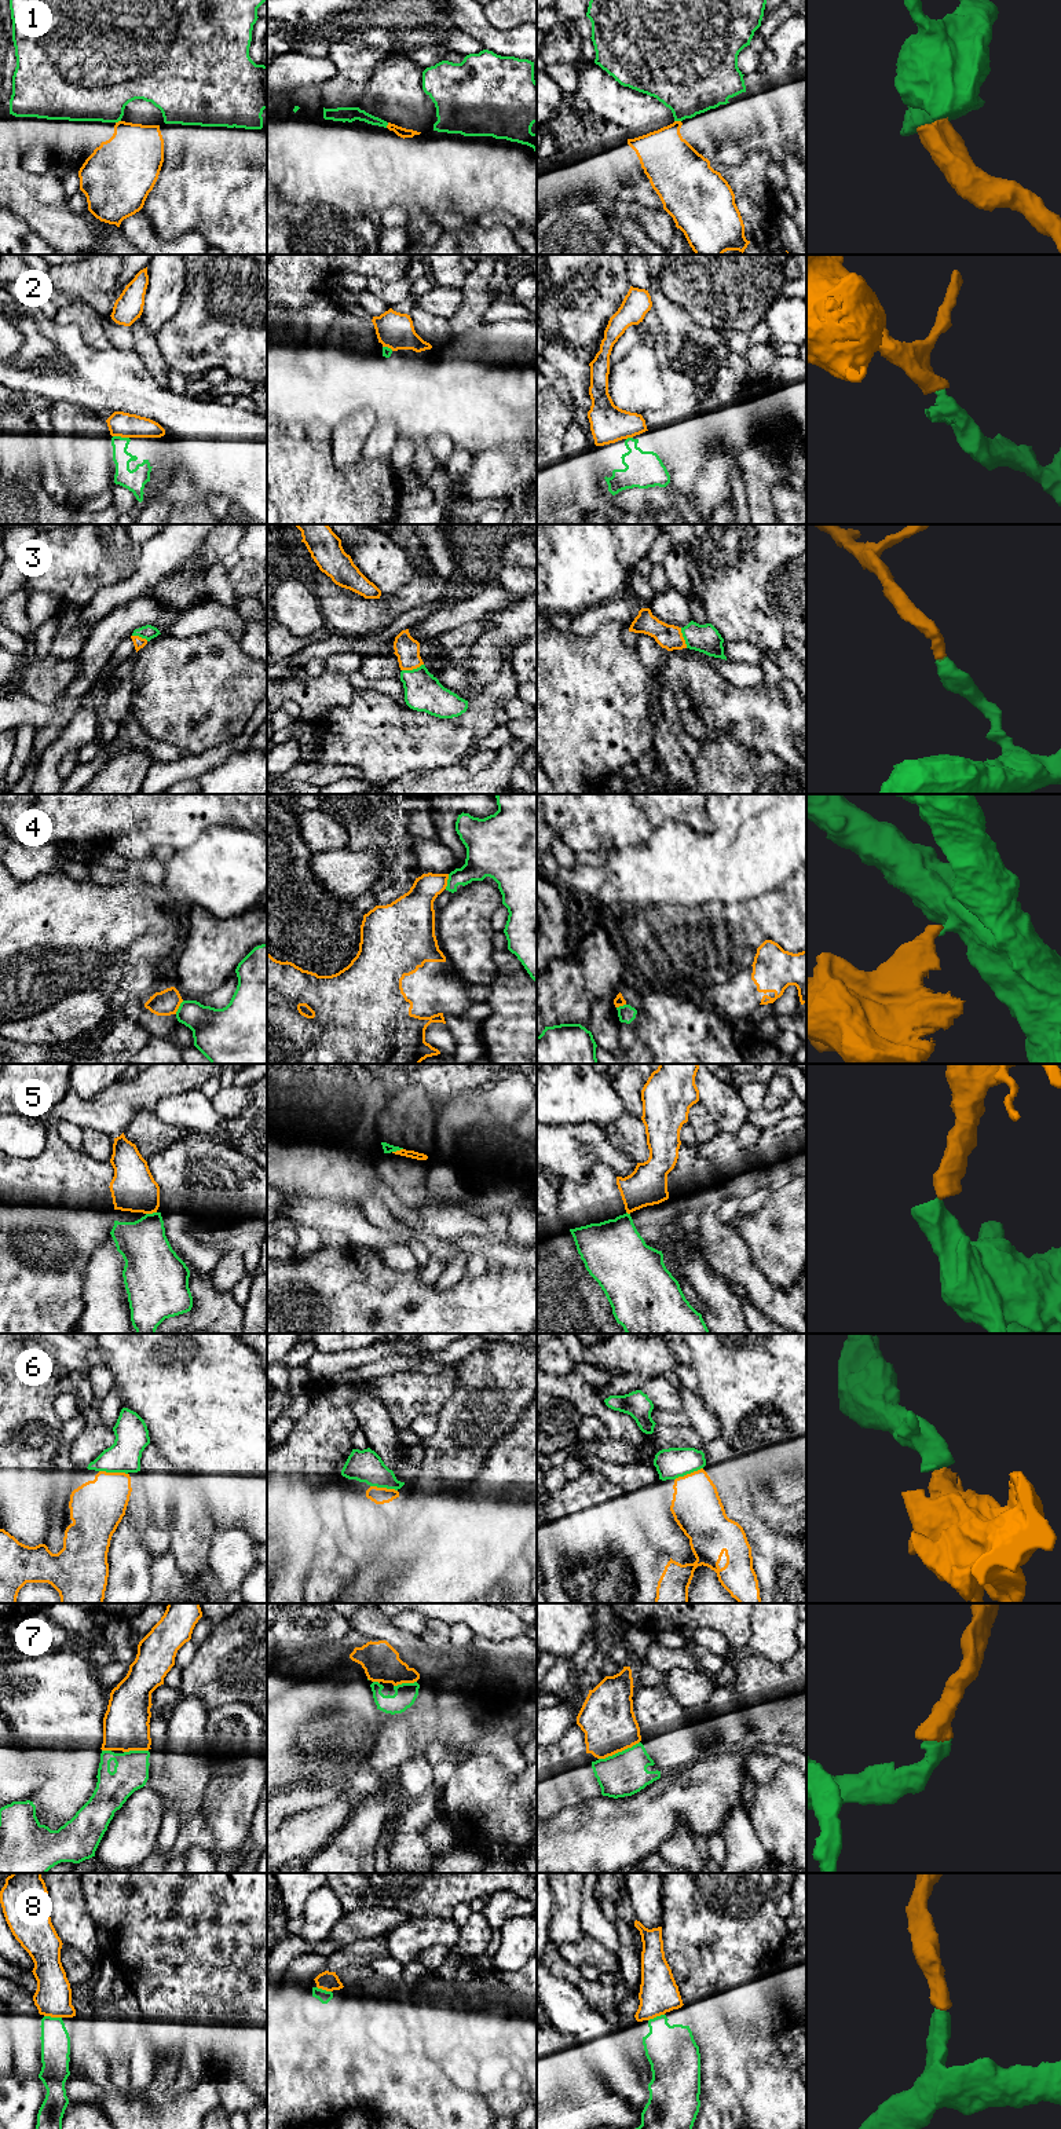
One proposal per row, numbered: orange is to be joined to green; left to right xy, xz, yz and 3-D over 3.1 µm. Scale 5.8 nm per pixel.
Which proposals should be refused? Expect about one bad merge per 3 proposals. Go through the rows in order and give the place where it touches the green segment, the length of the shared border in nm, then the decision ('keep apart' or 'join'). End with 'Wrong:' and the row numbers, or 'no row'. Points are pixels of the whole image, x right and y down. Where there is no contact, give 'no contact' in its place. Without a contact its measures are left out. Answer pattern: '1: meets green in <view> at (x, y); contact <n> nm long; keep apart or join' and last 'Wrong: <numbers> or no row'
1: meets green in yz at (677, 120); contact 40 nm long; keep apart
2: meets green in xy at (120, 436); contact 100 nm long; join
3: meets green in xz at (413, 669); contact 130 nm long; join
4: meets green in xz at (447, 881); contact 90 nm long; keep apart
5: meets green in xy at (150, 1214); contact 70 nm long; keep apart
6: meets green in xy at (113, 1471); contact 170 nm long; join
7: meets green in yz at (618, 1752); contact 260 nm long; join
8: meets green in xy at (52, 2018); contact 110 nm long; join
Wrong: 1, 4, 5

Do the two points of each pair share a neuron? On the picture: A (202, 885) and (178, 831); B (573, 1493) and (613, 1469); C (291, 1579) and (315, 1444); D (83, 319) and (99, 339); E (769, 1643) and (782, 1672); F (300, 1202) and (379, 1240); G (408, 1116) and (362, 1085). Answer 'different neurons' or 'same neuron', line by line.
A: different neurons
B: different neurons
C: same neuron
D: same neuron
E: different neurons
F: same neuron
G: different neurons

